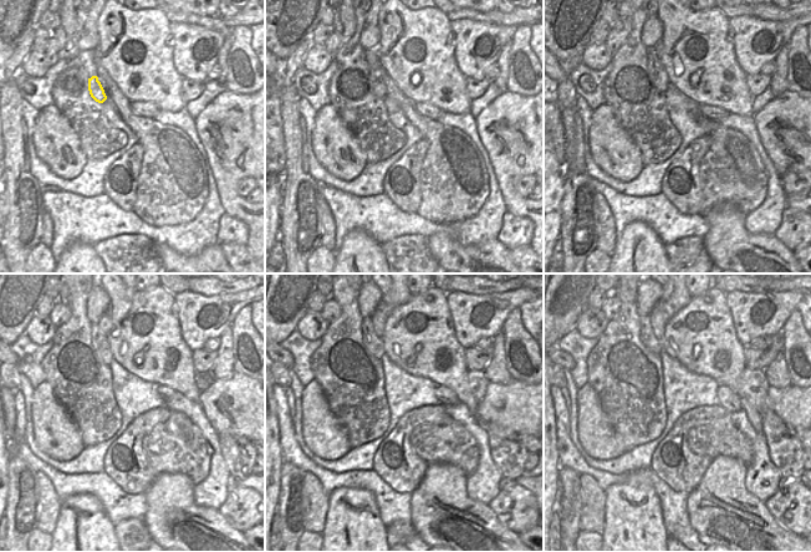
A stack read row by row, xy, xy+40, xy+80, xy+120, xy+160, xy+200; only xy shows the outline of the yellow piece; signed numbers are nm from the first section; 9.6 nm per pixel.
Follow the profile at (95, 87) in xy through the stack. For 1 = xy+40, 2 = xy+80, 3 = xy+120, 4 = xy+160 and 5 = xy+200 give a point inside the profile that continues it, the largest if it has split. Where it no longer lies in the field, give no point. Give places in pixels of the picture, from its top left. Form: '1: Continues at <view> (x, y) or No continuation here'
1: Continues at xy+40 (378, 77)
2: Continues at xy+80 (657, 72)
3: Continues at xy+120 (100, 343)
4: Continues at xy+160 (373, 343)
5: Continues at xy+200 (647, 336)

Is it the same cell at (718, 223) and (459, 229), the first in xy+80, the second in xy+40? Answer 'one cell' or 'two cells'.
two cells

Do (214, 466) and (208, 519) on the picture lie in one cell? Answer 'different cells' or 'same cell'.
different cells

